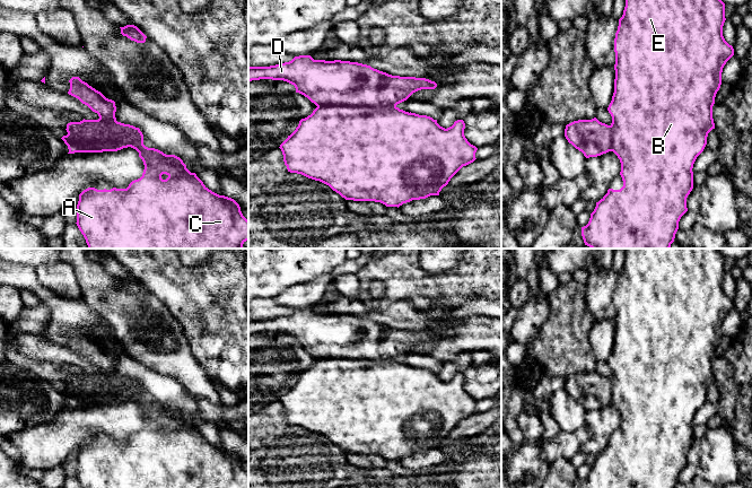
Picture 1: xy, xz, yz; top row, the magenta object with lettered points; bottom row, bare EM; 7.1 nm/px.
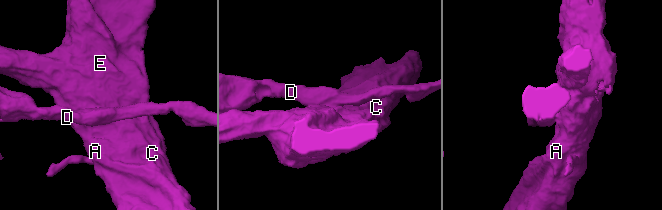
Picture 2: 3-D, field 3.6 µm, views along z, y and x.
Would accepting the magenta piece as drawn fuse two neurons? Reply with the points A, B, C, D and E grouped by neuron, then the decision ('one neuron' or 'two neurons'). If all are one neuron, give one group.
A B C E / D | two neurons

